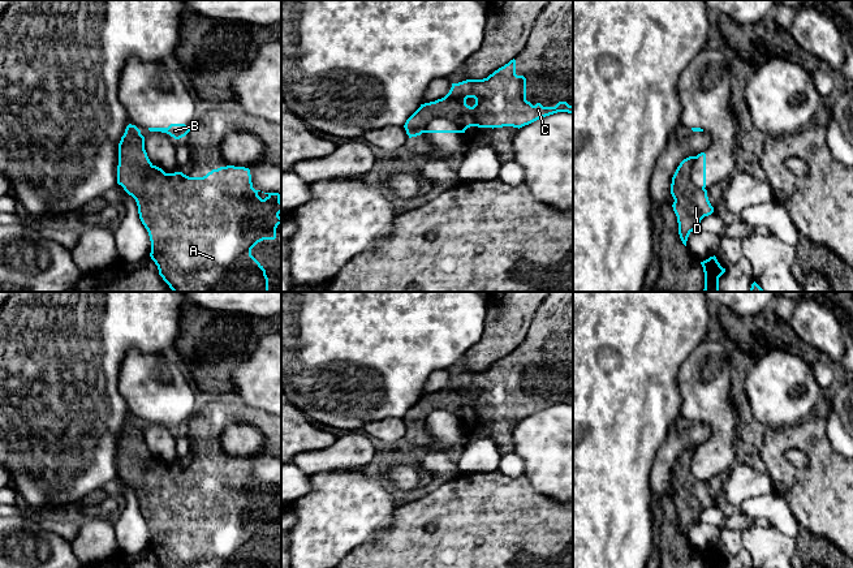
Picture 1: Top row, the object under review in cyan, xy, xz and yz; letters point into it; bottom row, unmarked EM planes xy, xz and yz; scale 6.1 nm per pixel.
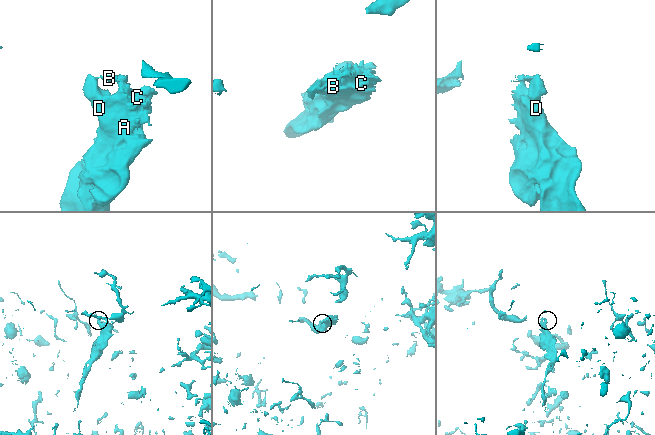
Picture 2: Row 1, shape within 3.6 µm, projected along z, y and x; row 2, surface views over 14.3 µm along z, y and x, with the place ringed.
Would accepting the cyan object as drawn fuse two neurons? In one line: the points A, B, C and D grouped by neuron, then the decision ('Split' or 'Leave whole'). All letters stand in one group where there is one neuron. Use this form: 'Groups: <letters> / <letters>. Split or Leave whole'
Groups: A C D / B. Split

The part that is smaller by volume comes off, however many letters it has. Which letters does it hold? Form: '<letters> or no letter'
A, C, D

